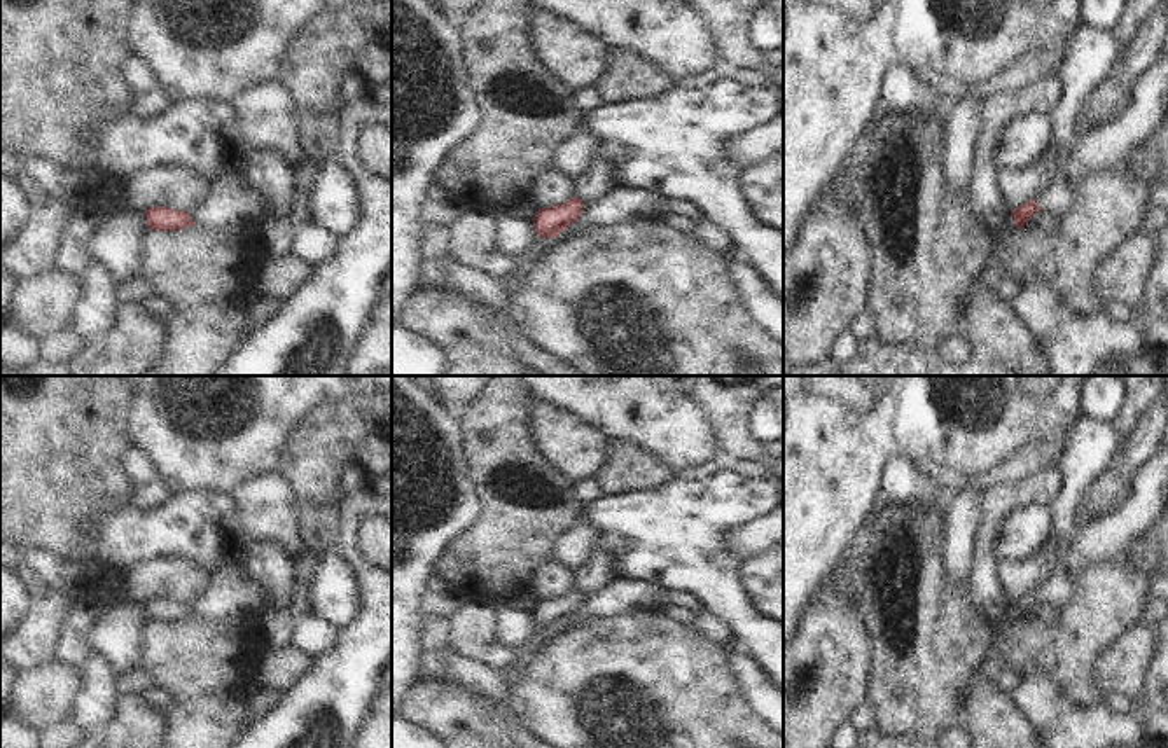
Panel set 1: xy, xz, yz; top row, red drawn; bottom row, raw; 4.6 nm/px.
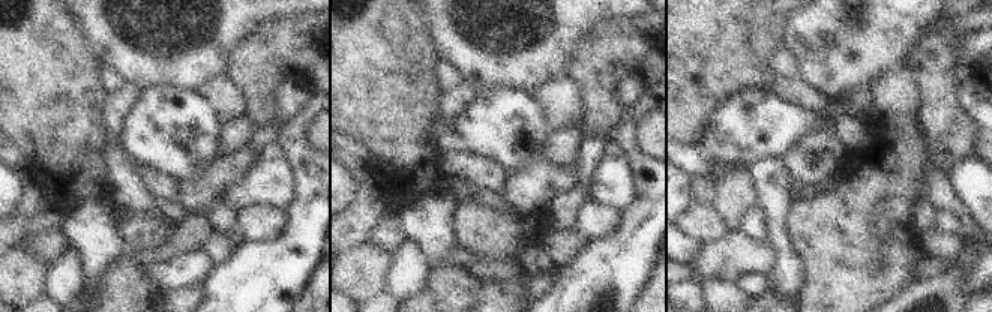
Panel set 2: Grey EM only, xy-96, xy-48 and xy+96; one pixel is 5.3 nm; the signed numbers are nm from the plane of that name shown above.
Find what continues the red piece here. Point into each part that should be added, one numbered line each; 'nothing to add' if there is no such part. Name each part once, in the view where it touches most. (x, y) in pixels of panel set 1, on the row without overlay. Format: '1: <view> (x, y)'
1: xz (525, 663)

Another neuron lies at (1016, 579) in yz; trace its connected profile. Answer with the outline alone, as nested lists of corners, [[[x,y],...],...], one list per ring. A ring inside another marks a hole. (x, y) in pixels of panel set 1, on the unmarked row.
[[[1044,552],[1026,563],[1000,563],[1000,585],[1005,599],[1011,603],[1030,592],[1035,585],[1044,584],[1047,575],[1049,554]]]

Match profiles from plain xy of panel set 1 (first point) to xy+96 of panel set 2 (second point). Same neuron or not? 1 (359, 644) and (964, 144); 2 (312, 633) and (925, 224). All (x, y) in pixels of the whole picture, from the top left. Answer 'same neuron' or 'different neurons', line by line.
1: different neurons
2: different neurons

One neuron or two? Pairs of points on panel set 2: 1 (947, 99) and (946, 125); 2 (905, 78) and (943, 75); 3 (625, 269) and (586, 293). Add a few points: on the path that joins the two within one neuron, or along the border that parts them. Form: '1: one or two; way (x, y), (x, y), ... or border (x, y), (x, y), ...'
1: one; way (946, 105), (946, 119)
2: two; border (905, 66), (916, 77), (922, 92), (920, 111)
3: one; way (616, 272), (595, 291)

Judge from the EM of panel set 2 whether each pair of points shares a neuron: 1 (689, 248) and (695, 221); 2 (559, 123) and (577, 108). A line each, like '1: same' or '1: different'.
1: different
2: same

